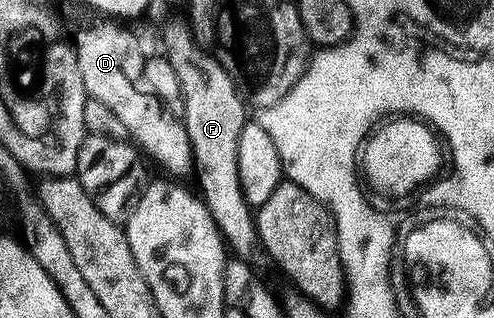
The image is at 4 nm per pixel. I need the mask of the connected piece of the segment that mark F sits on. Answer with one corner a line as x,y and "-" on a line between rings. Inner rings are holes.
180,19
165,25
162,53
170,61
182,89
182,122
190,137
195,168
201,175
198,191
227,246
240,254
237,256
248,257
244,255
251,253
258,236
253,208
244,202
238,177
238,137
246,122
246,103
219,58
213,52
211,55
203,51
201,40
193,34
191,26

